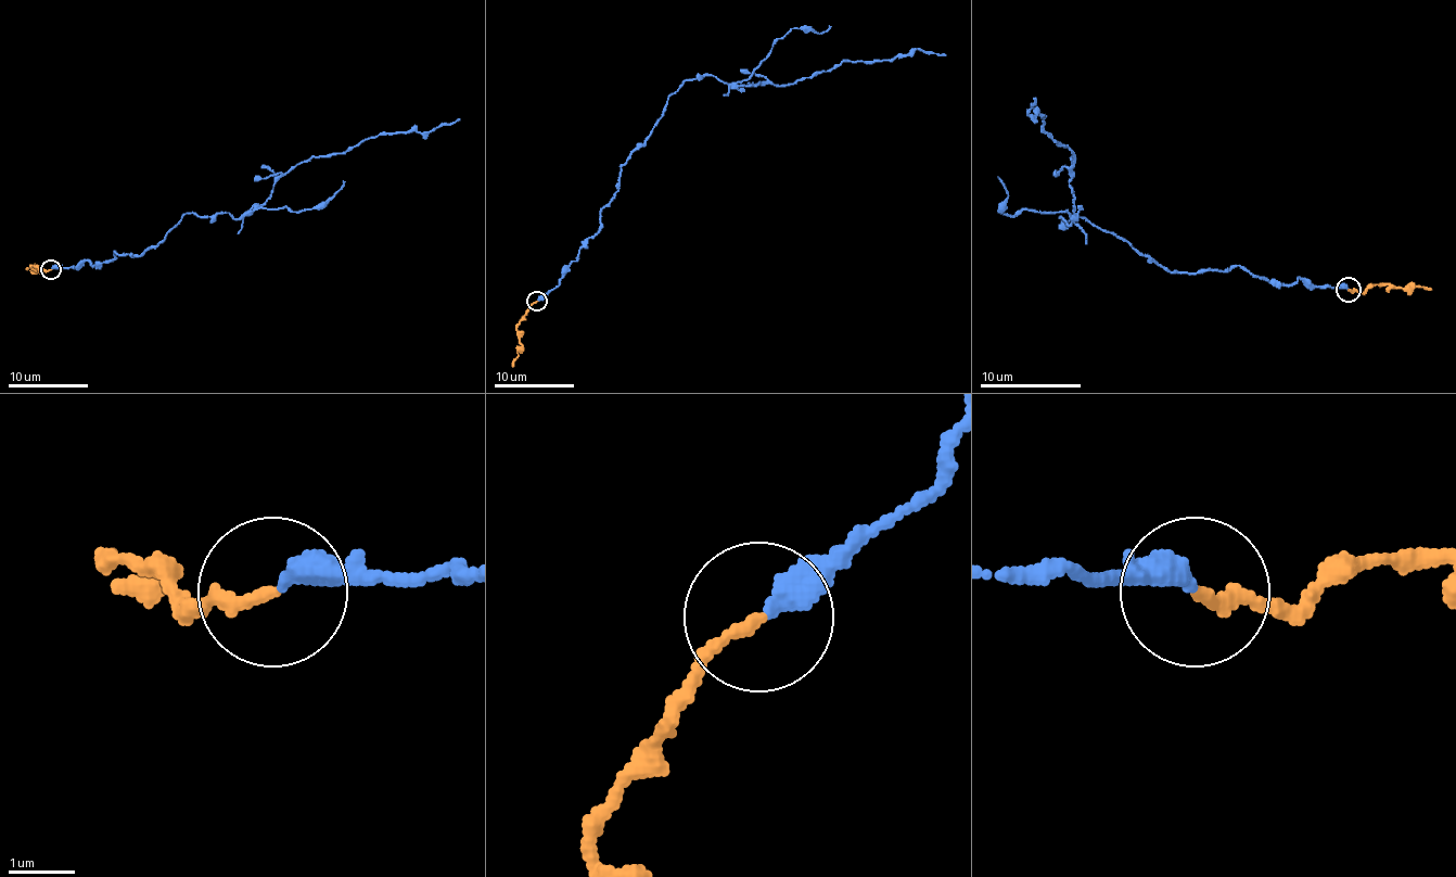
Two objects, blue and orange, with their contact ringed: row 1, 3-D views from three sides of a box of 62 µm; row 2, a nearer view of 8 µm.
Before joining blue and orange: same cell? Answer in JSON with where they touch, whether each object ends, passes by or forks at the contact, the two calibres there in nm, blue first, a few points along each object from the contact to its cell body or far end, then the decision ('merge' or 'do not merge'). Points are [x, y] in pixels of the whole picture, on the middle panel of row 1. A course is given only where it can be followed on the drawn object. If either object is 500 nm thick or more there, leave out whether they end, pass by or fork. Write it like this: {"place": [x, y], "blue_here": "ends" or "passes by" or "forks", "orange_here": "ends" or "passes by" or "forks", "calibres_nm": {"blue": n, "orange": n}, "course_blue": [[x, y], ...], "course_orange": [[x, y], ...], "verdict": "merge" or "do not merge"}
{"place": [536, 301], "blue_here": "ends", "orange_here": "ends", "calibres_nm": {"blue": 360, "orange": 180}, "course_blue": [[537, 302], [599, 229], [618, 172], [687, 79], [787, 86], [842, 62], [920, 50], [946, 55]], "course_orange": [[537, 302], [518, 327], [519, 355], [513, 367]], "verdict": "do not merge"}

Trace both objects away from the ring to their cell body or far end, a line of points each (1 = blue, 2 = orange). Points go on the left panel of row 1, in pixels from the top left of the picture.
1: (51, 269), (93, 265), (115, 251), (139, 257), (187, 213), (251, 215), (272, 185), (313, 157), (460, 119)
2: (51, 269), (43, 270), (32, 265), (33, 267), (27, 269)

